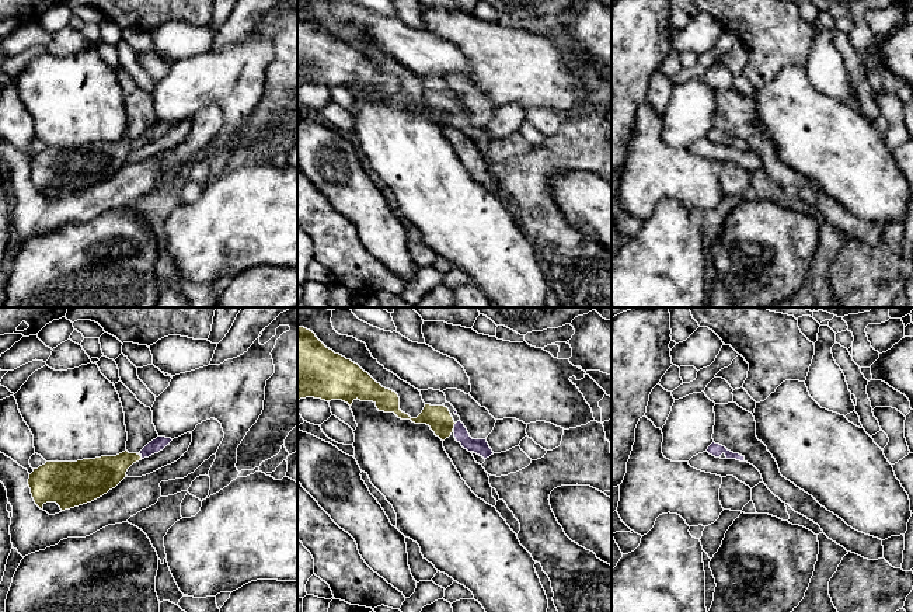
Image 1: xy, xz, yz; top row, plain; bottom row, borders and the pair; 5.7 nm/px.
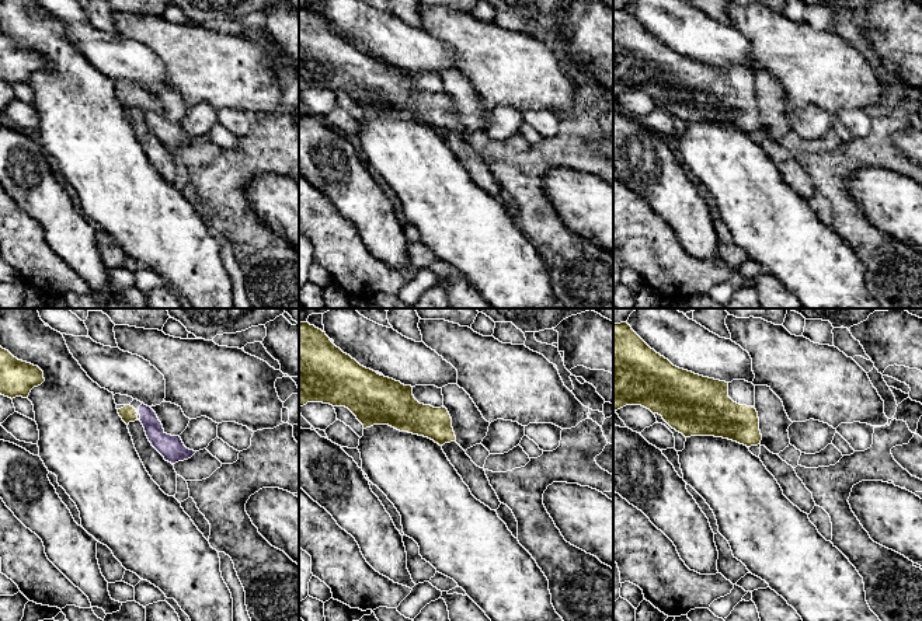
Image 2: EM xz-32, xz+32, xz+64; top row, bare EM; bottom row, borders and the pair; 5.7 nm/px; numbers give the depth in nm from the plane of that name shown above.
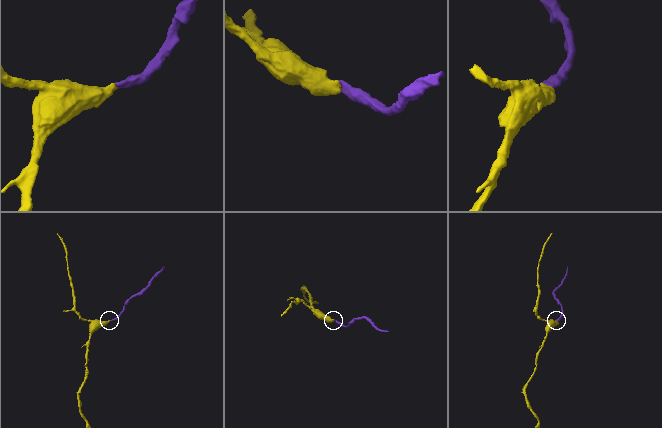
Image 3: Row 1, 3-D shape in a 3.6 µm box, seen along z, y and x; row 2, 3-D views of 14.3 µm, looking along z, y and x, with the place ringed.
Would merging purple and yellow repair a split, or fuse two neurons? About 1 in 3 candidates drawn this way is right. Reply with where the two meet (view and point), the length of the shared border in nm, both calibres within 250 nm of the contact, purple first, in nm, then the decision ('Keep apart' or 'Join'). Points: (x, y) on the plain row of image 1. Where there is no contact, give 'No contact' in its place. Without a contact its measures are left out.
Touches purple at xz (455, 111). Shared border 40 nm. Thickness 90 nm (purple) against 140 nm. Join

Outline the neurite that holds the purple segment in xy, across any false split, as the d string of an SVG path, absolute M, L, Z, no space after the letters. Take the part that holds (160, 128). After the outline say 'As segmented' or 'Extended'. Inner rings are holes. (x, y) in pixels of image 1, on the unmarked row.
M157 122L156 125L153 125L151 128L149 128L142 136L142 145L149 143L154 139L158 139L160 136L163 136L167 131L170 131L173 125L171 124L165 124L165 122Z. As segmented

